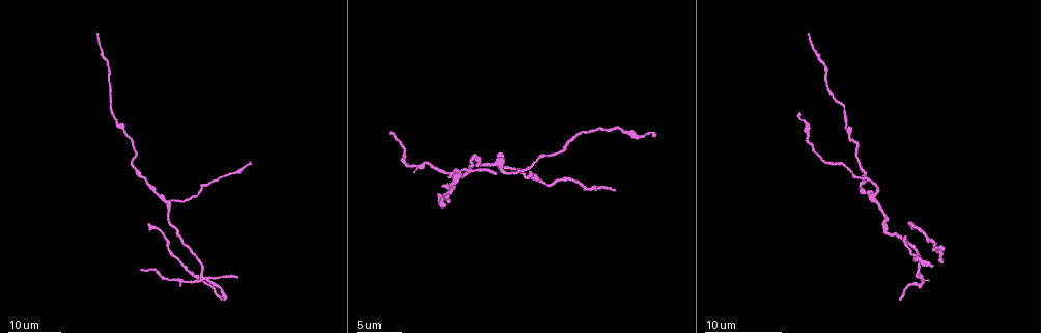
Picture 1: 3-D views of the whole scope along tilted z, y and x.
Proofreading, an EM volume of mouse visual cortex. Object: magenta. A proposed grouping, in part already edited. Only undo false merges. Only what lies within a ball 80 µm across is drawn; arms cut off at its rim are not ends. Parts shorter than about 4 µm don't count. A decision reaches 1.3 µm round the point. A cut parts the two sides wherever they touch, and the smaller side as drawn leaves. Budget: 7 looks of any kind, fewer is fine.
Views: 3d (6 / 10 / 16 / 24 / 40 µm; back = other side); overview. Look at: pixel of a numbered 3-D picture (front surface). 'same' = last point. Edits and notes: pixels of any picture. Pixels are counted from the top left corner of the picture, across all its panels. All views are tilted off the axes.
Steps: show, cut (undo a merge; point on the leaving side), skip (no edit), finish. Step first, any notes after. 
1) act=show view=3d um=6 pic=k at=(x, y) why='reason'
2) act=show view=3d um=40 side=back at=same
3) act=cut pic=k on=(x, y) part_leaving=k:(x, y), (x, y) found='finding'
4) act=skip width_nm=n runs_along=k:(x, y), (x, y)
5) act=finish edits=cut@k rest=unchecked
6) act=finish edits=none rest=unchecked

act=show view=3d um=16 pic=1 at=(169, 201) why='thin arm on a thick one'

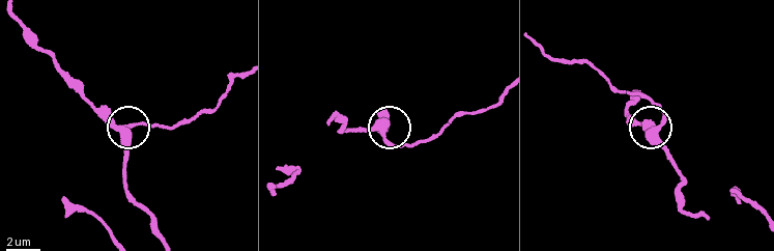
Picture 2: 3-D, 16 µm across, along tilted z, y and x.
act=show view=3d um=10 pic=2 at=(384, 130)

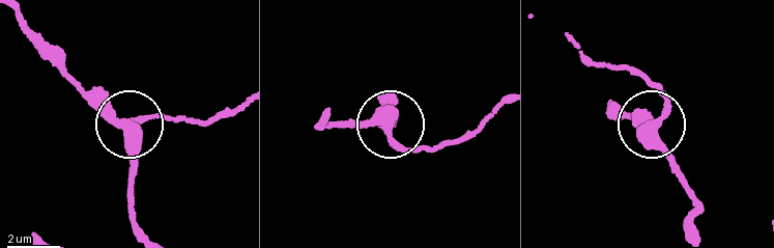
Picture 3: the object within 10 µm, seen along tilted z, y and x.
act=skip side_arm_um=23 runs_along=3:(133, 218), (130, 127), (146, 115), (182, 119) found='one neuron here'

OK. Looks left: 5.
act=show view=3d um=16 pic=1 at=(438, 194) why='thick turns thin'

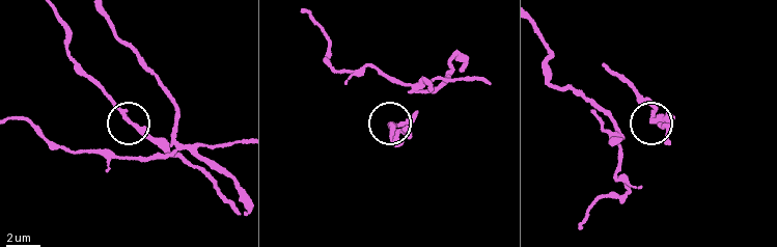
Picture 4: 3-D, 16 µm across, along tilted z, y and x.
act=show view=3d um=10 pic=4 at=(655, 122) why='closer look'

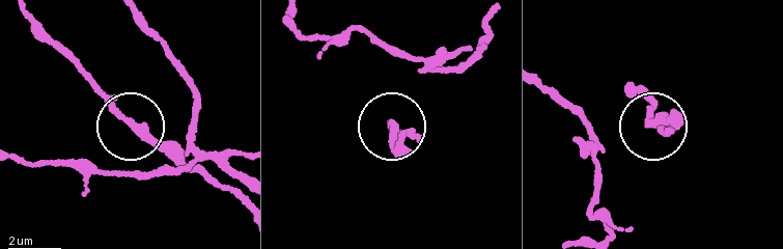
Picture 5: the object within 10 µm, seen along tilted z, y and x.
act=show view=3d um=6 pic=5 at=(650, 122) why='zoom in'

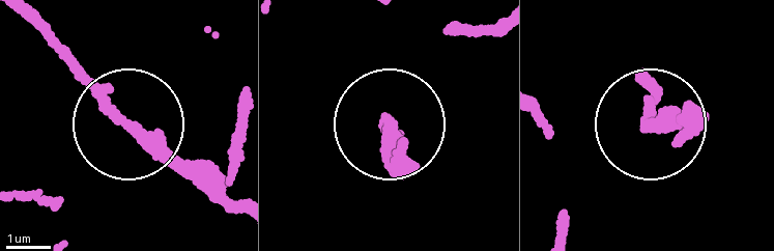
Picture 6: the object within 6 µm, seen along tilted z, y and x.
act=skip found='one neuron here'

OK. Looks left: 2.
act=show view=3d um=24 pic=1 at=(203, 278) why='three arms meet'

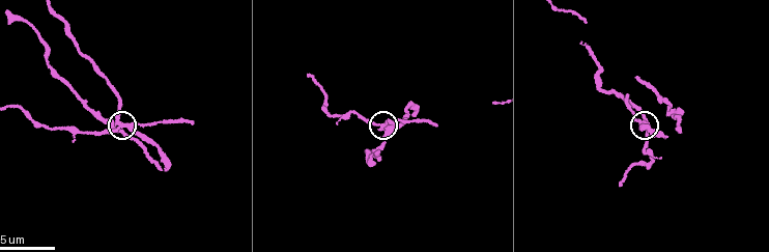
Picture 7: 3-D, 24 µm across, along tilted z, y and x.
act=show view=3d um=6 pic=7 at=(123, 124)

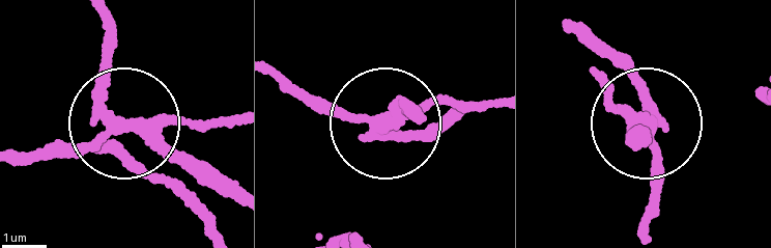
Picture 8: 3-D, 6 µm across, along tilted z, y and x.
act=cut pic=8 on=(78, 154) width_nm=230 part_leaving=8:(139, 128), (89, 147), (19, 152) found='a second neuron is stuck on'

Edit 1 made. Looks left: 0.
act=finish edits=cut@8 rest=unchecked

